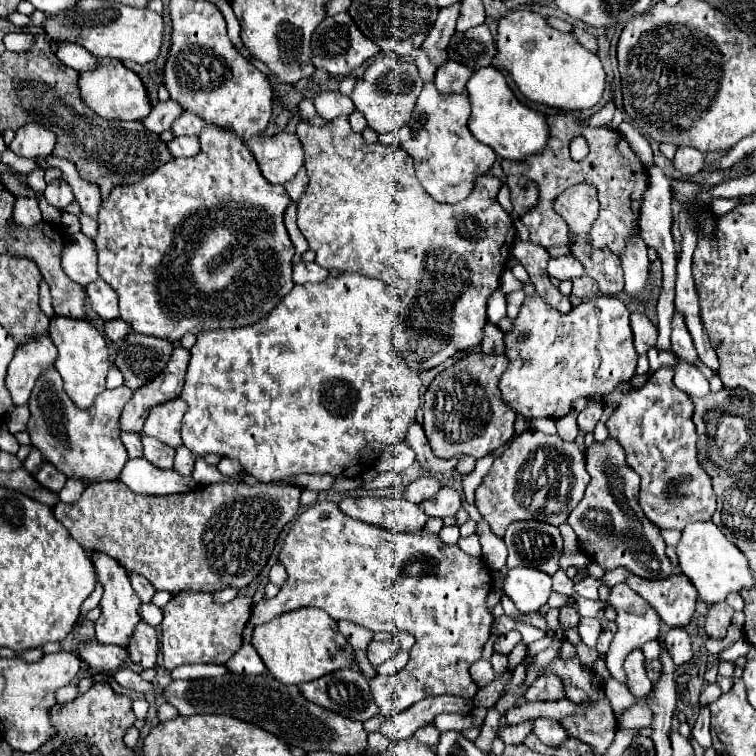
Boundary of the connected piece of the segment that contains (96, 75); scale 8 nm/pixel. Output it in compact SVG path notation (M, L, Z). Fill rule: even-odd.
M96 58L96 68L90 72L80 74L80 94L84 102L102 118L108 120L144 120L150 110L150 98L146 92L146 86L142 84L142 78L126 68L120 60L114 58Z

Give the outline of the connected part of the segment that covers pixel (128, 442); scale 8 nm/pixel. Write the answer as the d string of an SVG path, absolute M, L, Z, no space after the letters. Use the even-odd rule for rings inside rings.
M120 434L120 438L122 438L130 458L142 458L142 442L140 442L138 434Z

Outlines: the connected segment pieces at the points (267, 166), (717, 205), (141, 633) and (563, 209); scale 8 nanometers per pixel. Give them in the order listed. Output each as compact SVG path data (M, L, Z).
M280 132L276 136L254 136L246 142L256 158L264 178L272 184L284 184L296 176L304 164L304 148L296 134Z
M740 196L740 198L714 198L714 200L710 200L710 204L714 206L714 214L722 216L722 214L734 210L736 206L740 206L746 200L750 200L750 196Z
M144 620L138 622L134 634L130 636L128 642L128 654L134 664L140 668L154 668L156 664L156 654L158 654L158 638L156 638L156 628L146 624Z
M572 186L558 196L558 202L554 202L554 210L558 210L558 214L562 214L562 218L568 222L574 238L582 238L582 234L590 230L592 222L598 216L598 196L594 186Z

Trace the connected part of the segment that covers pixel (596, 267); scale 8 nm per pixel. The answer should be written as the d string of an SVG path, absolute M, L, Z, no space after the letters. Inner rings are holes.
M572 246L570 250L582 262L586 274L598 282L602 294L614 296L624 290L620 258L610 254L610 250L586 250L586 246Z

